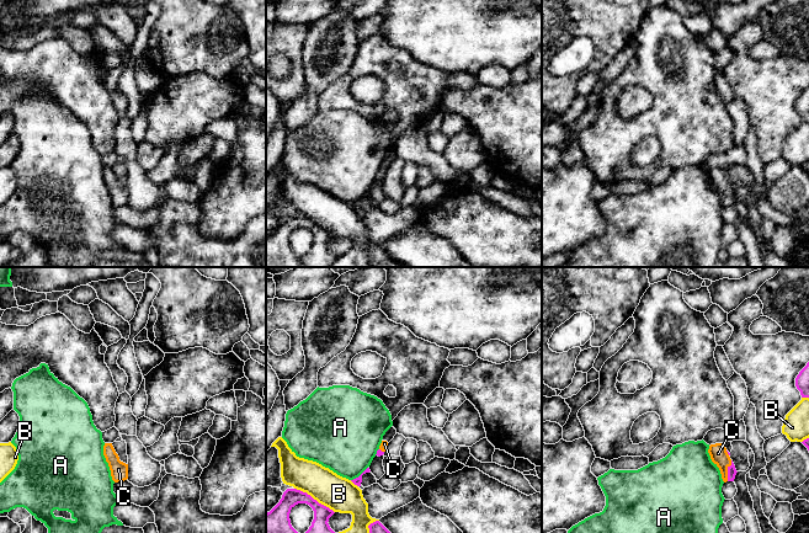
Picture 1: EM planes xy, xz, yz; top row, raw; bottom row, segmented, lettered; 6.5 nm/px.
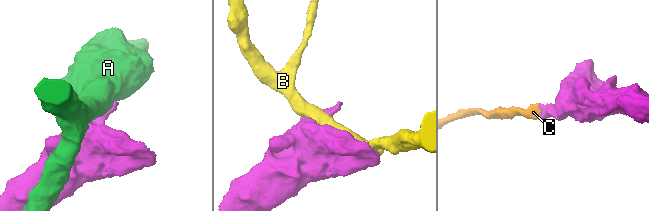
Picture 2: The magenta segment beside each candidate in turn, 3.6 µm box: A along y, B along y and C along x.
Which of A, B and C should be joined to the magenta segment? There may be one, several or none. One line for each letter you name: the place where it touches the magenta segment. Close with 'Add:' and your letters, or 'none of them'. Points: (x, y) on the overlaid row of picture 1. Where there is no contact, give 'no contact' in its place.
C: yz (728, 470)
Add: C

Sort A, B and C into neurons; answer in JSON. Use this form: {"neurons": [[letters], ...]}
{"neurons": [["A"], ["B"], ["C"]]}

